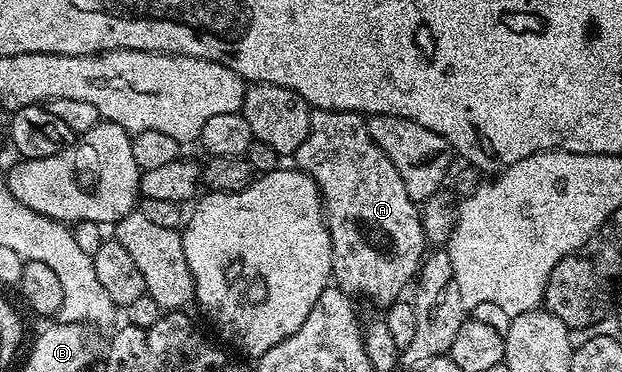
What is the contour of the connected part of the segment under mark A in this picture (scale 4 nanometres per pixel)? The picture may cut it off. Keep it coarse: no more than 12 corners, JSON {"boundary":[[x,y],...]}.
{"boundary":[[314,109],[322,192],[337,288],[386,307],[428,249],[360,113]]}

